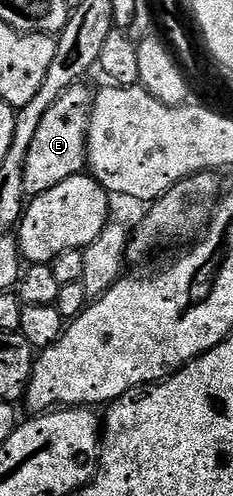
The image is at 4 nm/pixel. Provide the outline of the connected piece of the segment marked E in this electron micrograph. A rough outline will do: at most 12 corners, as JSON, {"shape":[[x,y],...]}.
{"shape":[[67,89],[27,149],[26,196],[87,167],[92,90]]}

